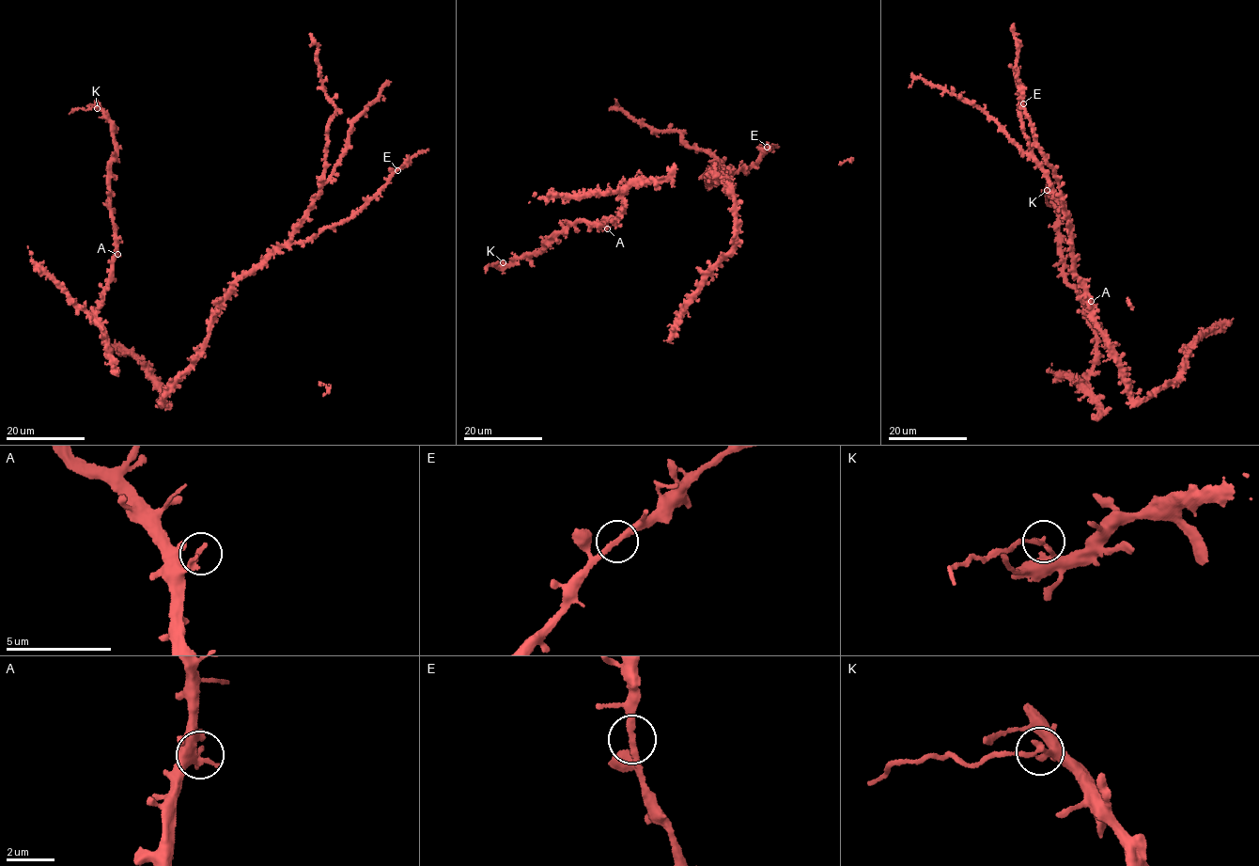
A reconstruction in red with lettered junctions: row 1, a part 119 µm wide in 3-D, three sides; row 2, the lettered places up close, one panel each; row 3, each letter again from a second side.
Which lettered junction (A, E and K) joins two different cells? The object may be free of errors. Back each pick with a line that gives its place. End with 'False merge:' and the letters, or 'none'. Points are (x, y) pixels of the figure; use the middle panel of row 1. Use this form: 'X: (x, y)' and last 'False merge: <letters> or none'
K: (503, 262)
False merge: K

